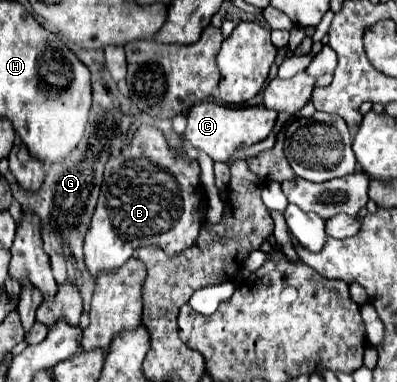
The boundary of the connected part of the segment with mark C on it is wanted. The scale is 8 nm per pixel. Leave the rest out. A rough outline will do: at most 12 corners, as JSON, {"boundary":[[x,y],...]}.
{"boundary":[[203,101],[183,139],[229,161],[271,133],[277,113]]}

